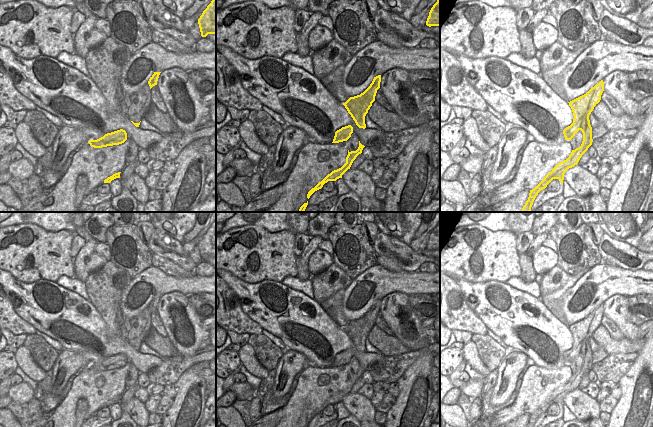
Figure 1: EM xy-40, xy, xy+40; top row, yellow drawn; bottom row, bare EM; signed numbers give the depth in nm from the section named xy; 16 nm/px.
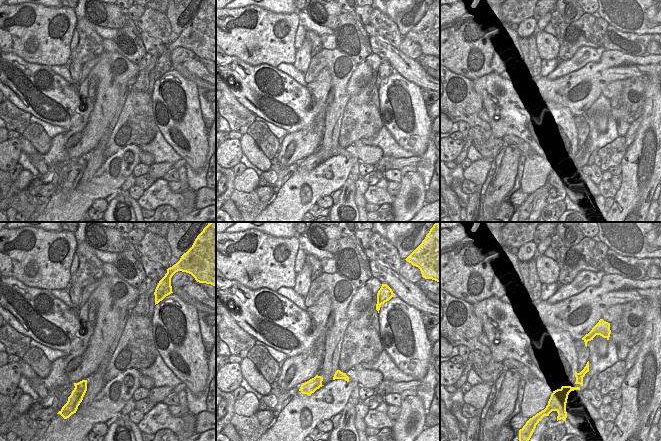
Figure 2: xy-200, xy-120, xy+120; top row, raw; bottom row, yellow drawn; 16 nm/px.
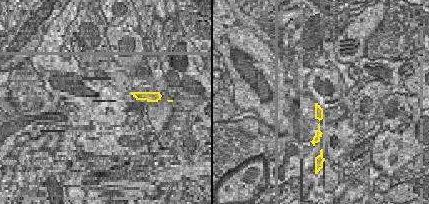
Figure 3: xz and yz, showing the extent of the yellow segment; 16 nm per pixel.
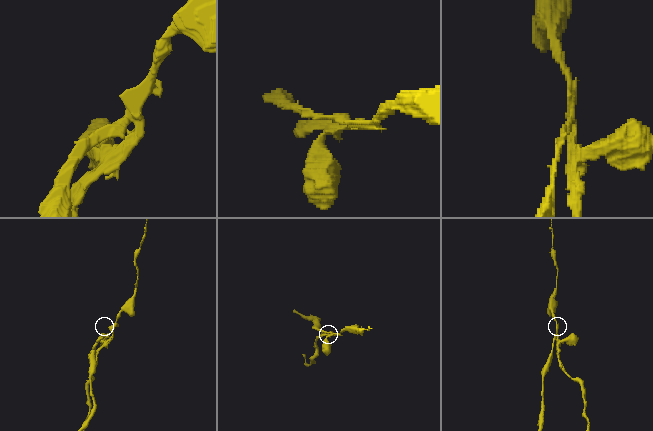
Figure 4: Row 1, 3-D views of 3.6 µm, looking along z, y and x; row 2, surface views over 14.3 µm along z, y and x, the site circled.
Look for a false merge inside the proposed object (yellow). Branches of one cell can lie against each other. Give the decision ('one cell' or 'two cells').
two cells

